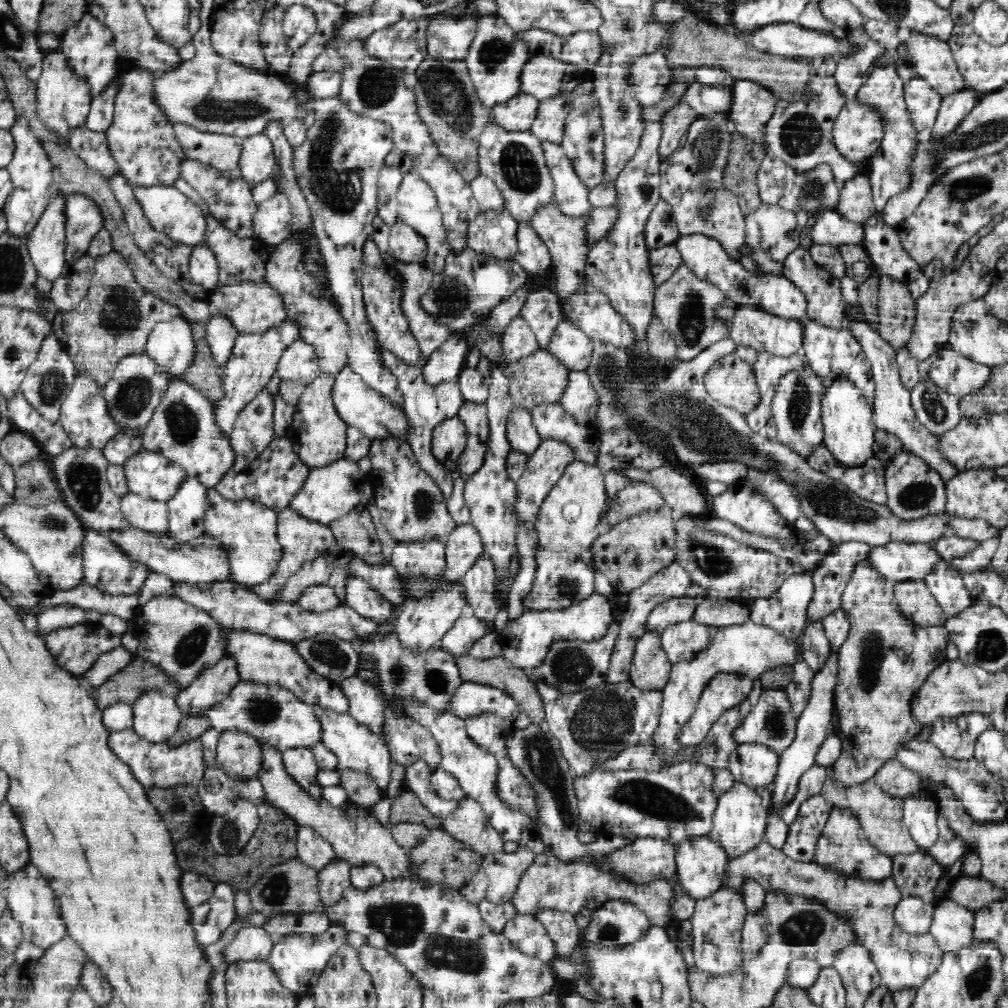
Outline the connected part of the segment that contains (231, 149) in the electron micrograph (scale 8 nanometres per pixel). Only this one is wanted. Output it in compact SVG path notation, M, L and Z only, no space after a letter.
M179 122L173 125L173 129L186 159L201 162L220 171L239 166L243 138L229 134L219 137Z

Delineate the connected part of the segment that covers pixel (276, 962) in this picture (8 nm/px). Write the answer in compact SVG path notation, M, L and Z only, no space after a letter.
M331 925L330 929L326 930L326 933L320 937L312 934L290 934L282 941L273 943L267 961L276 971L277 977L284 988L298 997L304 993L310 994L311 988L316 984L316 980L320 978L320 972L326 968L328 961L338 950L338 947L345 944L345 936L348 933L349 931L341 928L341 926Z

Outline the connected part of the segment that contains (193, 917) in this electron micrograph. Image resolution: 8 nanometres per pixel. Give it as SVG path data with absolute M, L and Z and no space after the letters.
M215 883L212 896L200 906L189 910L188 925L195 941L203 947L216 944L222 933L236 920L233 887L226 883Z

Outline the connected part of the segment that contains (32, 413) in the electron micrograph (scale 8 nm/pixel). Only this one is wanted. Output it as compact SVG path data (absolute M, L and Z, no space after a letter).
M20 388L9 398L8 408L14 429L27 434L44 452L54 456L71 446L64 428L49 422L32 408Z

